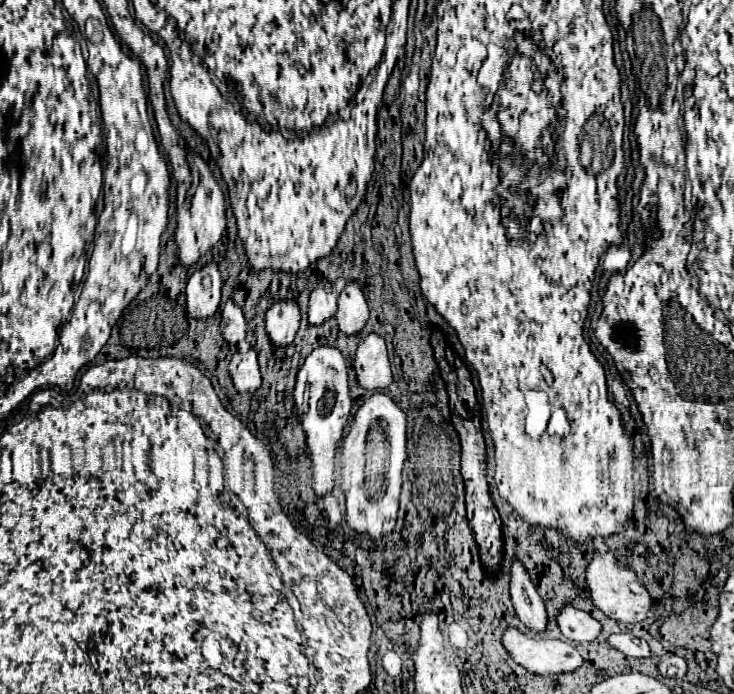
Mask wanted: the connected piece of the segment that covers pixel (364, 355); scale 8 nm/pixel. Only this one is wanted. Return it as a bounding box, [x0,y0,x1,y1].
[353,333,393,389]

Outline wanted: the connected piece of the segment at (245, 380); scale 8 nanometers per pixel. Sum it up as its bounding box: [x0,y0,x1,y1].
[229,347,261,393]

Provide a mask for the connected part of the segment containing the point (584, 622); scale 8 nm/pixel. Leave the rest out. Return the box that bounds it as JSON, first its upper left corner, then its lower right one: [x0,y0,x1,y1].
[557,607,601,643]

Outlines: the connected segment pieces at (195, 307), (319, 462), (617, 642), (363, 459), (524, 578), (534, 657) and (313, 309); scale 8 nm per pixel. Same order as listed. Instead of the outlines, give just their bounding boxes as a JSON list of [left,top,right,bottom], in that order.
[[187,263,221,319],[295,347,351,497],[609,633,651,659],[341,393,407,537],[511,561,547,633],[503,627,583,675],[309,281,337,325]]

